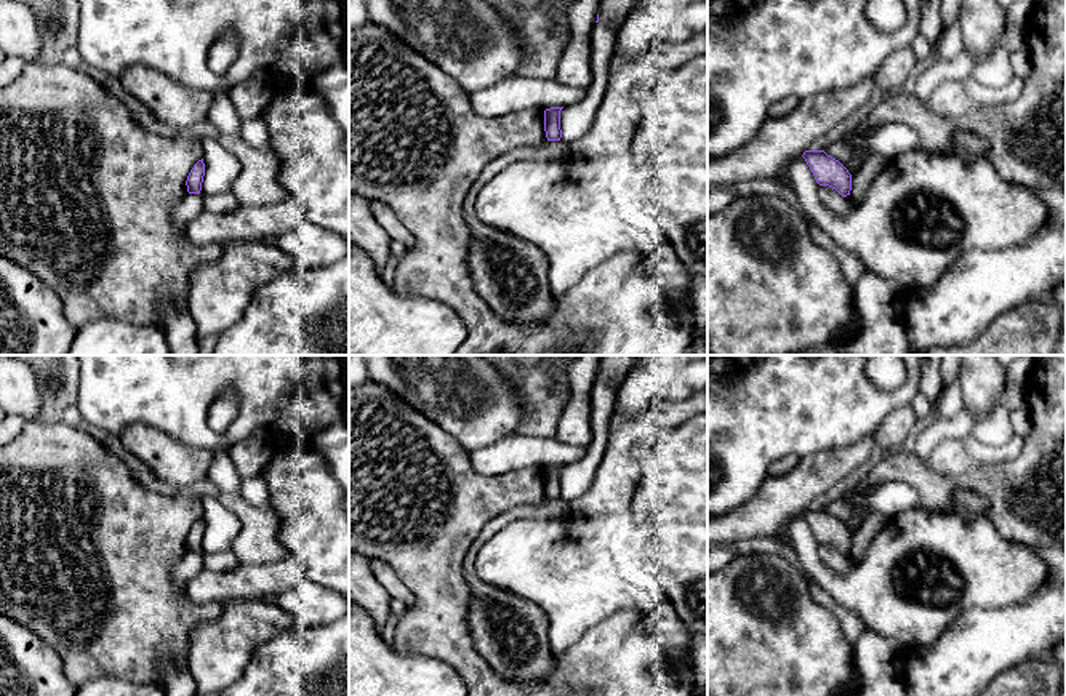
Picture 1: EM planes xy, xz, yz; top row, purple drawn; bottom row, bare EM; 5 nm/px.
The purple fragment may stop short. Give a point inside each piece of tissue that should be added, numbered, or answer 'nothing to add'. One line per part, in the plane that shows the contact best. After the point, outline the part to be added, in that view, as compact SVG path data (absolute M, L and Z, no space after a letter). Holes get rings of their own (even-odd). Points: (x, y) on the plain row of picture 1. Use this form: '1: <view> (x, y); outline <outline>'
nothing to add

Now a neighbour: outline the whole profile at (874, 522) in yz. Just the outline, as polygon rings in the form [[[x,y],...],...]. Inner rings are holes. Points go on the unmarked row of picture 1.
[[[869,512],[861,526],[852,534],[850,558],[860,562],[879,531],[887,525],[890,517],[880,512]]]

